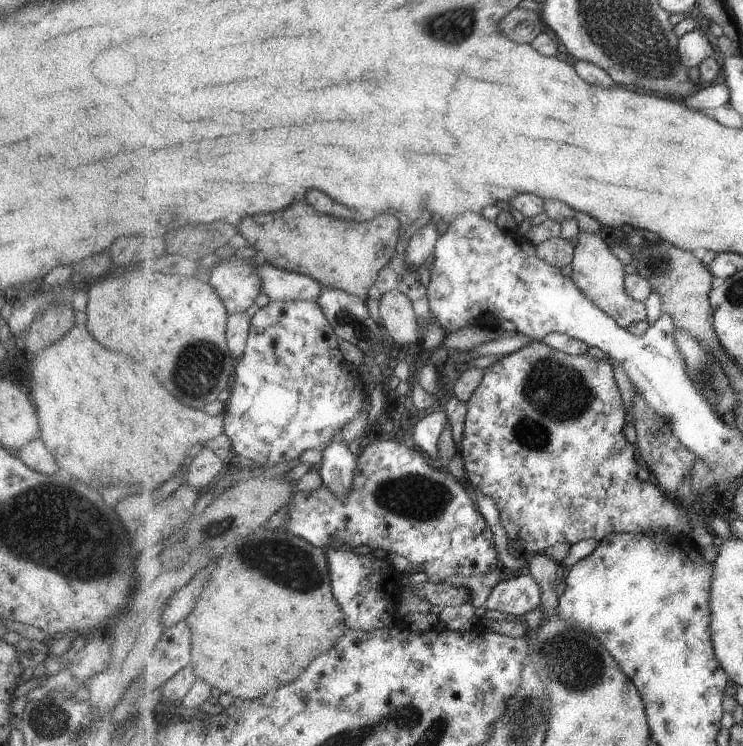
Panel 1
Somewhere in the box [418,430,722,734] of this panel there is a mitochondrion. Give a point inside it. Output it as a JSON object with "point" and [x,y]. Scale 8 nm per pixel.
{"point":[574,660]}

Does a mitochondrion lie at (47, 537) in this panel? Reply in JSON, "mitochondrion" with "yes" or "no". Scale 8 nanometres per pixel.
{"mitochondrion":"yes"}

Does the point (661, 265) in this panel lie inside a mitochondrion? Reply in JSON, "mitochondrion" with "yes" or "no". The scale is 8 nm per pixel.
{"mitochondrion":"yes"}

